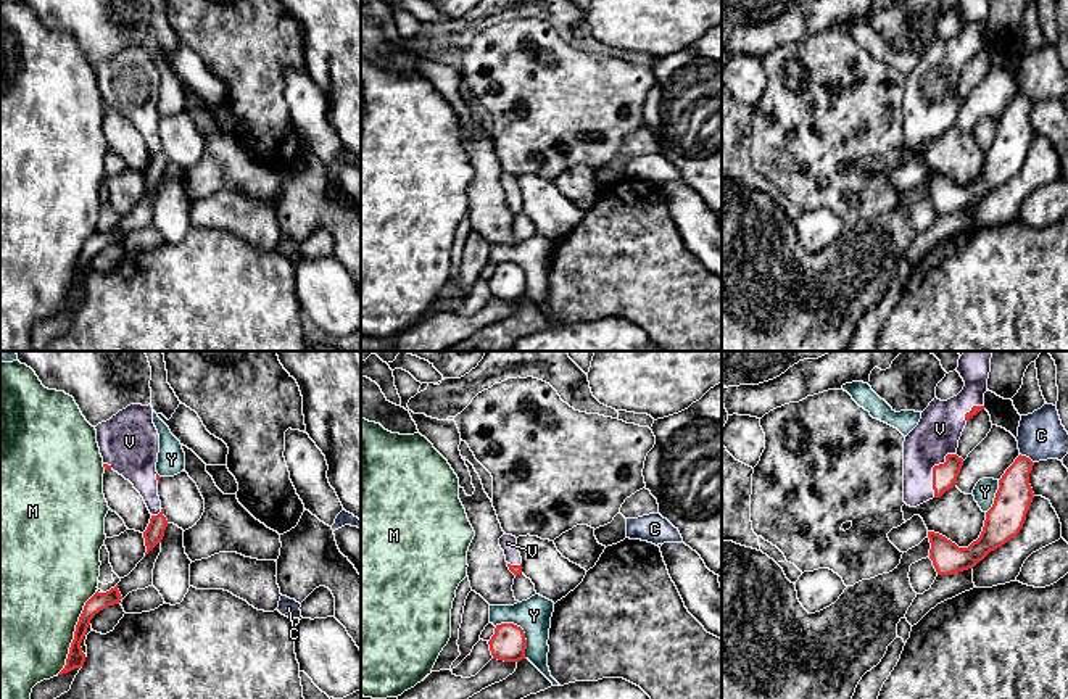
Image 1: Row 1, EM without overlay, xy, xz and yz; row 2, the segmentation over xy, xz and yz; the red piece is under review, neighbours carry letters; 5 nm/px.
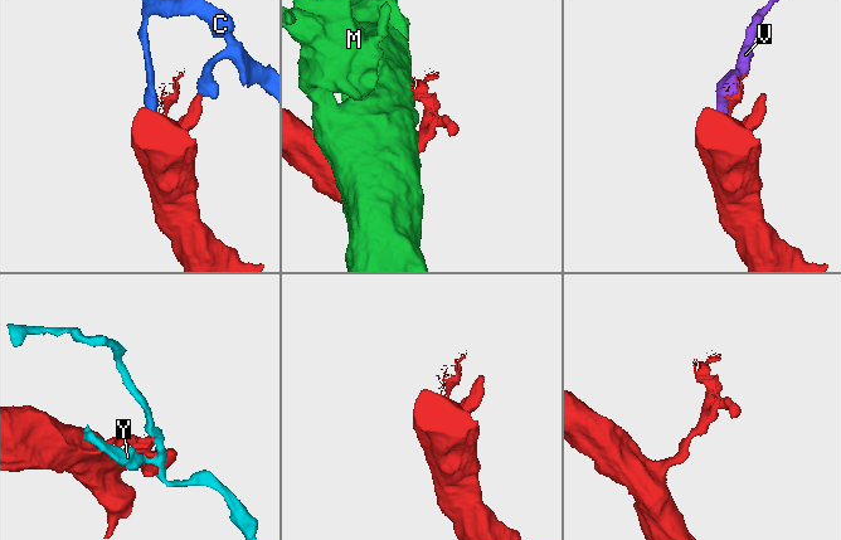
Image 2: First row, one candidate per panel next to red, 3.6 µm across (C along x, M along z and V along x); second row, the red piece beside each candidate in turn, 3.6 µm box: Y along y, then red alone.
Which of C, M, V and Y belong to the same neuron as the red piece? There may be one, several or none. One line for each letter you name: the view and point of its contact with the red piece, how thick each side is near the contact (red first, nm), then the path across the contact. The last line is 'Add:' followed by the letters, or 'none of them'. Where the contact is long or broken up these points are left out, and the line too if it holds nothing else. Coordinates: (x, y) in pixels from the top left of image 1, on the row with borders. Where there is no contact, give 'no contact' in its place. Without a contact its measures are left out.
V: yz (933, 471) | 130/220 nm
Add: V

